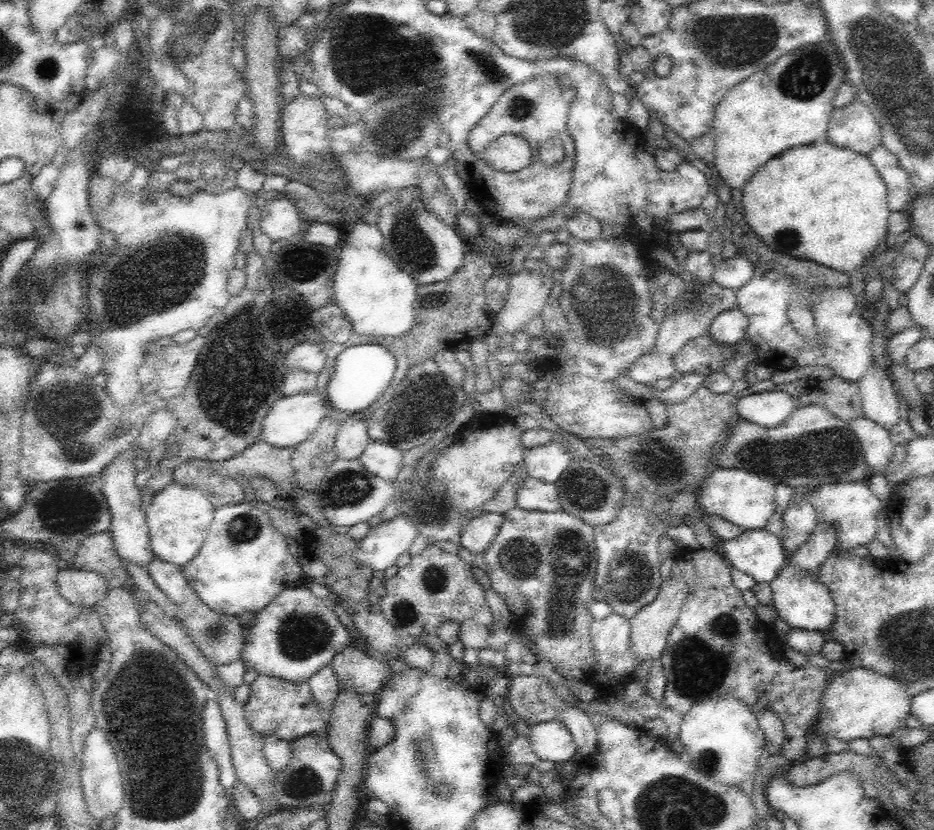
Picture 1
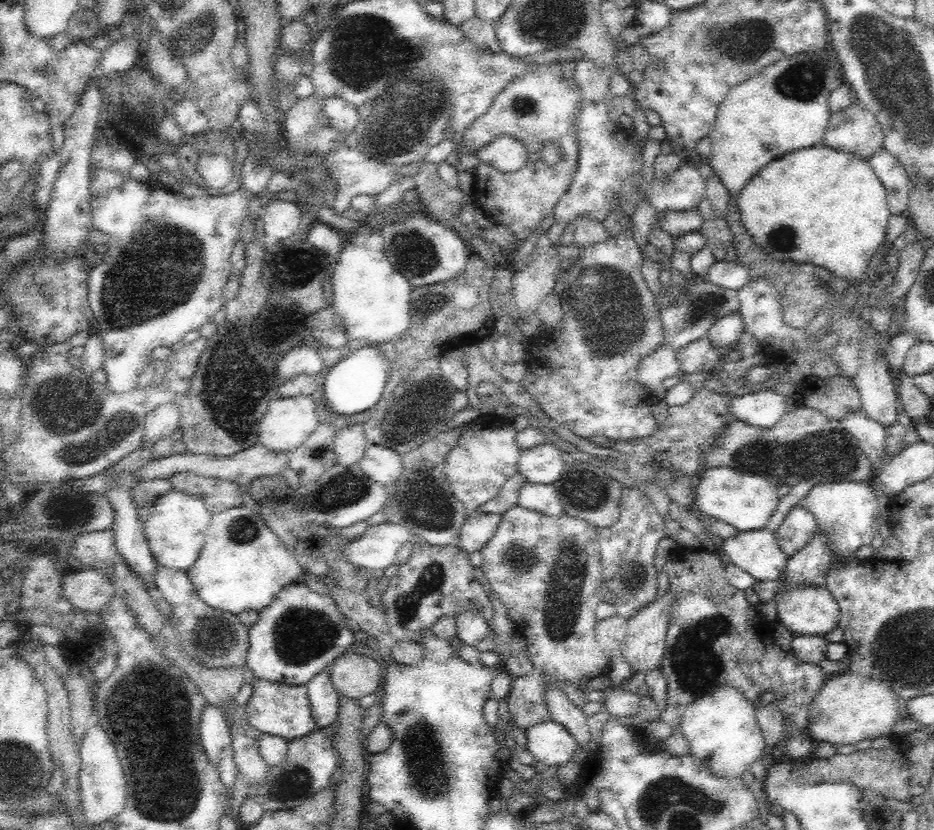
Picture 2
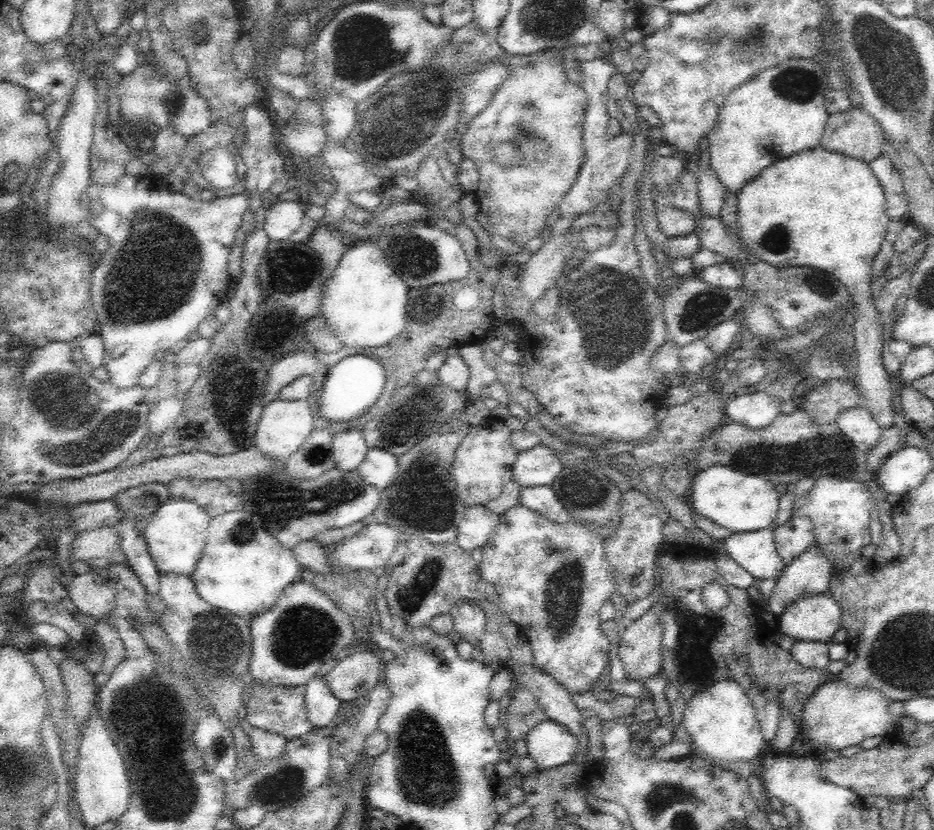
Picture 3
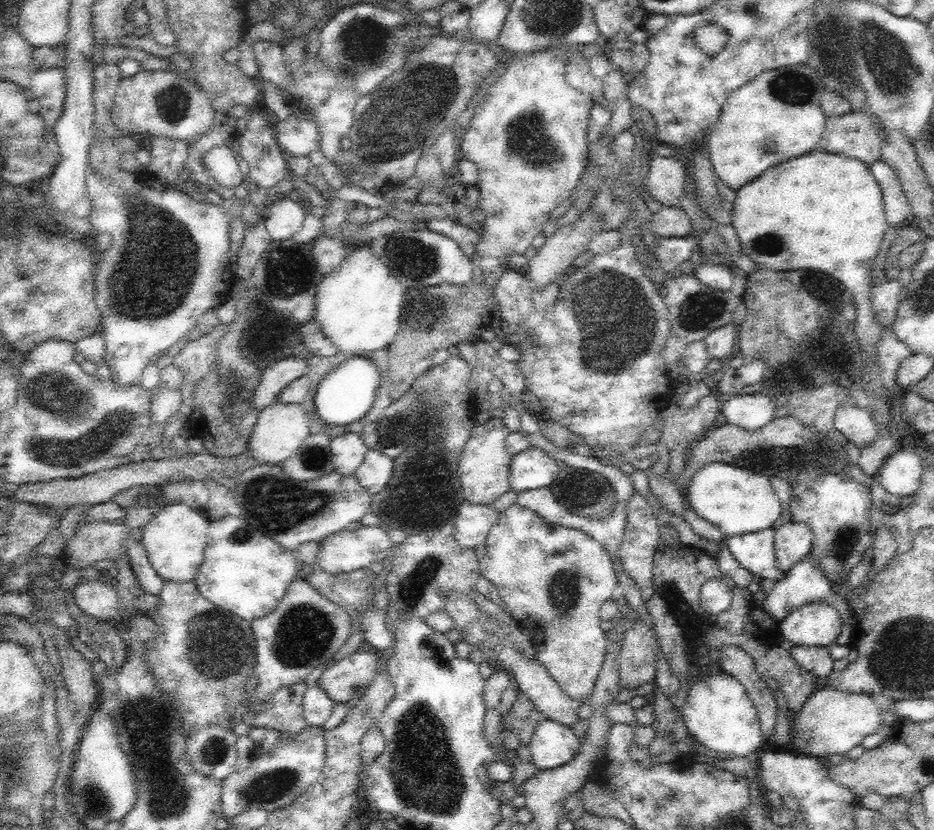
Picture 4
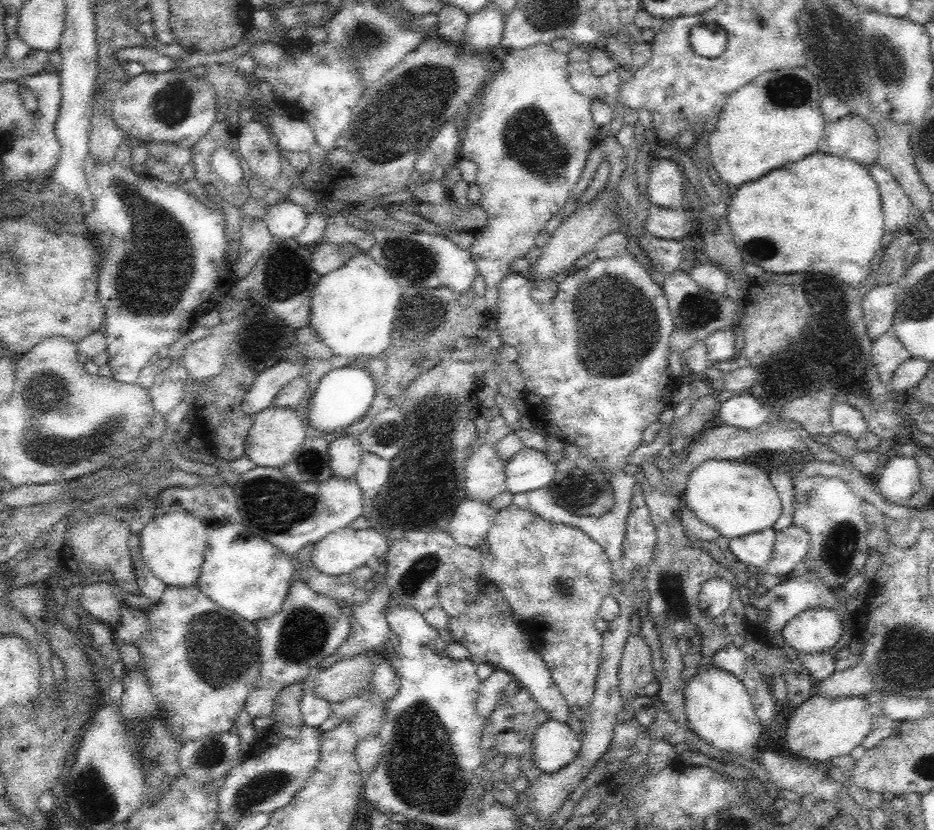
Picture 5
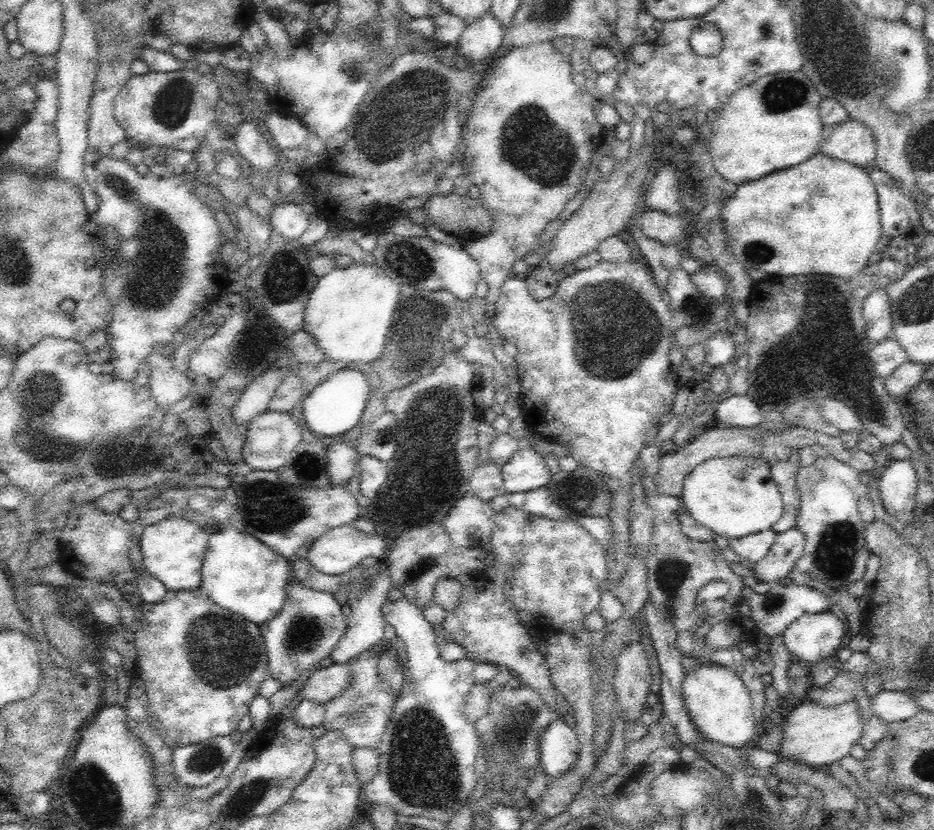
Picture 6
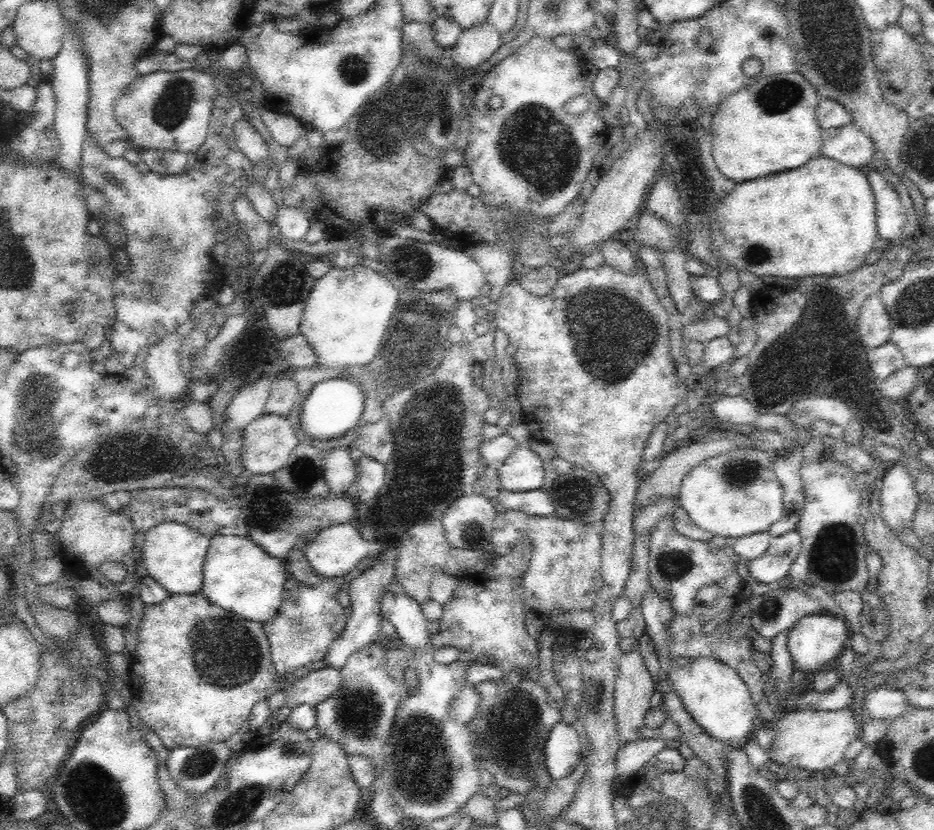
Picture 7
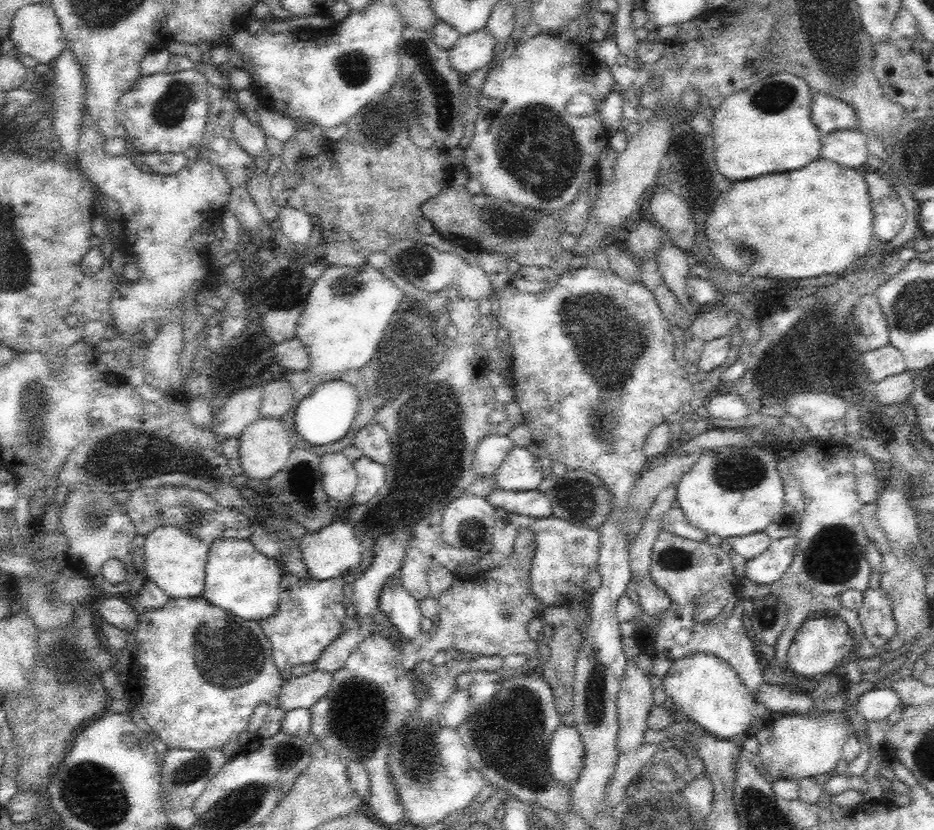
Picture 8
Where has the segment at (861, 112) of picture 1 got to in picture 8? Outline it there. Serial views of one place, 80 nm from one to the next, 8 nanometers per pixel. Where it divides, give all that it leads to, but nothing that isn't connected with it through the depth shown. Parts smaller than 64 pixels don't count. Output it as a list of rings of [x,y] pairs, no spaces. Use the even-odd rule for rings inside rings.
[[[842,129],[820,133],[821,151],[819,158],[826,159],[848,168],[866,166],[868,148],[865,133],[856,129]]]

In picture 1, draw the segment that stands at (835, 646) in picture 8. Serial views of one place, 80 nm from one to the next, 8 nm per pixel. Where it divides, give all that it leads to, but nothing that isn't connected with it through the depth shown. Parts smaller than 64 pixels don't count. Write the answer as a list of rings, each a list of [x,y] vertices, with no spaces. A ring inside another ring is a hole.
[[[792,563],[786,564],[780,574],[772,579],[771,589],[773,605],[776,607],[777,614],[792,629],[826,632],[834,624],[837,610],[829,588],[818,582],[812,575],[796,569]]]

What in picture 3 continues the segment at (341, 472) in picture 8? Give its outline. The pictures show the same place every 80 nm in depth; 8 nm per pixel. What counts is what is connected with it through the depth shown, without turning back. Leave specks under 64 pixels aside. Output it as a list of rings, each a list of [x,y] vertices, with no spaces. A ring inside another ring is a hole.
[[[356,428],[333,434],[331,449],[335,467],[346,472],[357,470],[369,451],[362,432]]]

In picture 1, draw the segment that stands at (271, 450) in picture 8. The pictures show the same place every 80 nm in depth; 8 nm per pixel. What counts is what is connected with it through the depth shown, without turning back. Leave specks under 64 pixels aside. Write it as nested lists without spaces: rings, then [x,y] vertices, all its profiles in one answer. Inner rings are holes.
[[[314,391],[300,392],[292,396],[283,396],[272,404],[261,426],[261,440],[273,447],[290,448],[306,440],[326,416],[327,402],[324,396]]]

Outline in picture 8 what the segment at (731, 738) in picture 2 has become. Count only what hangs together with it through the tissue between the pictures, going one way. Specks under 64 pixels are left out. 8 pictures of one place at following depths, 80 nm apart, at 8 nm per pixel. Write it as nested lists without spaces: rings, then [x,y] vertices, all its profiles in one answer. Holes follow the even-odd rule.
[[[692,652],[672,661],[663,678],[663,689],[670,704],[718,739],[744,737],[754,720],[754,697],[748,692],[736,671],[717,656],[705,652]]]

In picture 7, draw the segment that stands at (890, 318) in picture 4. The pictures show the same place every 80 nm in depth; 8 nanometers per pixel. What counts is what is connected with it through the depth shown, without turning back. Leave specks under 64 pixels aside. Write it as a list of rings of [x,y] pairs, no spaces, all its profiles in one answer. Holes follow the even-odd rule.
[[[878,295],[865,300],[856,324],[860,342],[866,348],[876,348],[891,340],[890,315]]]

